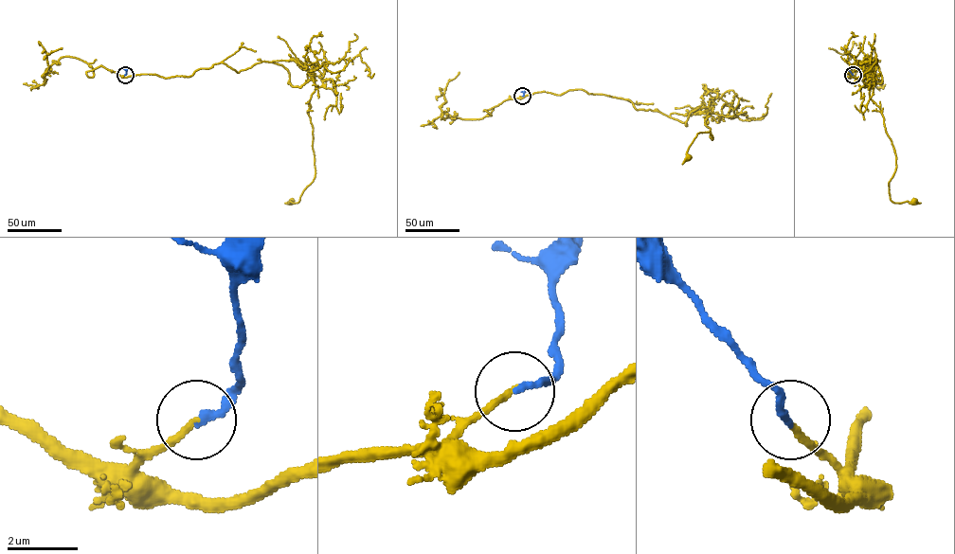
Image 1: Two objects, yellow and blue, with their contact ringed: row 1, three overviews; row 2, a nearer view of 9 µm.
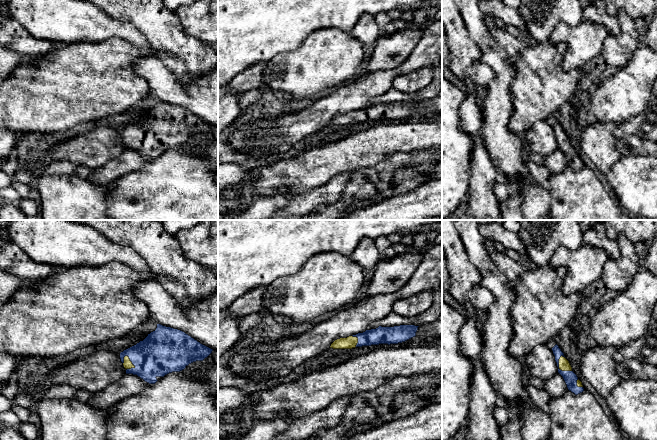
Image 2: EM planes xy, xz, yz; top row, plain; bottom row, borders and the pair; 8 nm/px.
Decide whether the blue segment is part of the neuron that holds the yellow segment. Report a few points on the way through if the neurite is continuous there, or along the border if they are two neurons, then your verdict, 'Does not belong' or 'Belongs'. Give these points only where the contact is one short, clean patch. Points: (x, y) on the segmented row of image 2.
Path across: yz (564, 365), (559, 368), (570, 378). Belongs

